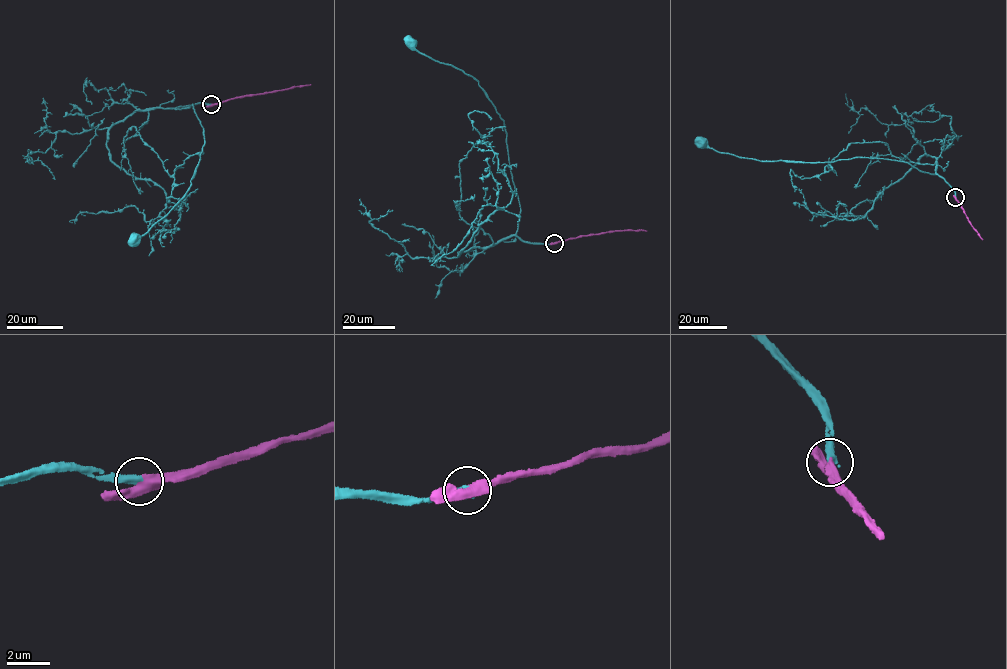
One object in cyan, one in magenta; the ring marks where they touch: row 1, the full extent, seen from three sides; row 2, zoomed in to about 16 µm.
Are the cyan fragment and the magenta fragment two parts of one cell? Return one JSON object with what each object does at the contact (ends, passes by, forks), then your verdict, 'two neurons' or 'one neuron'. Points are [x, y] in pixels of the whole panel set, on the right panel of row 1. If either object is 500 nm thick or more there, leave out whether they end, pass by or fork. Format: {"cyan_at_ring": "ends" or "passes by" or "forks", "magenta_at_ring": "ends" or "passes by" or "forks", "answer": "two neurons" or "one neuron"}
{"cyan_at_ring": "ends", "magenta_at_ring": "passes by", "answer": "one neuron"}

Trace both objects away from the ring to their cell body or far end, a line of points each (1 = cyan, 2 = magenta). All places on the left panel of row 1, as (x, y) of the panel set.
1: (211, 104), (175, 108), (193, 105), (204, 137), (201, 159), (191, 184), (181, 199), (146, 232), (134, 239)
2: (211, 104), (310, 84)

